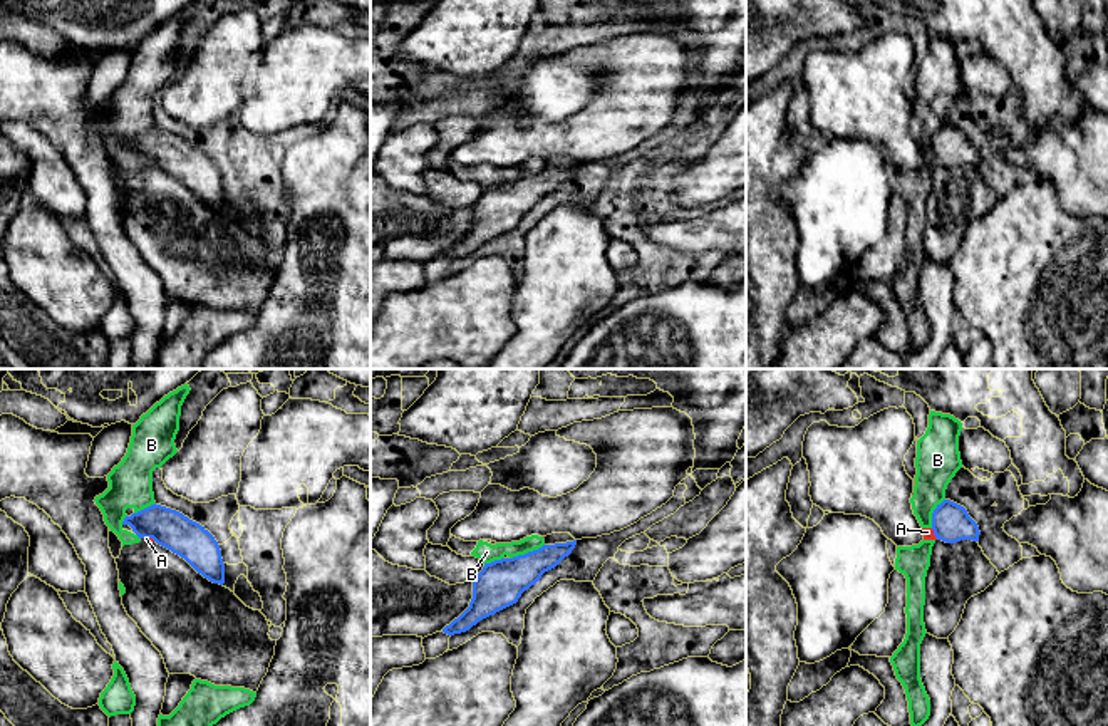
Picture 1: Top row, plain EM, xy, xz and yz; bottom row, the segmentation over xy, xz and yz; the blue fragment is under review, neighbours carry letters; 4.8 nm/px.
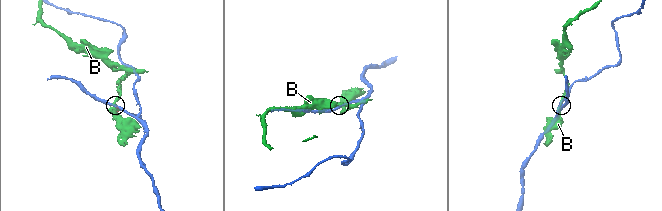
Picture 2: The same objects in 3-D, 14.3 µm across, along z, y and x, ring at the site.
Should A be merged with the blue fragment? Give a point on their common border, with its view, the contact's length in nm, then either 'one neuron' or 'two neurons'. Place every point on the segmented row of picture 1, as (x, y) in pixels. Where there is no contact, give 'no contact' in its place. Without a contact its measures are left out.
meets blue in yz at (934, 534); contact 70 nm long; two neurons

